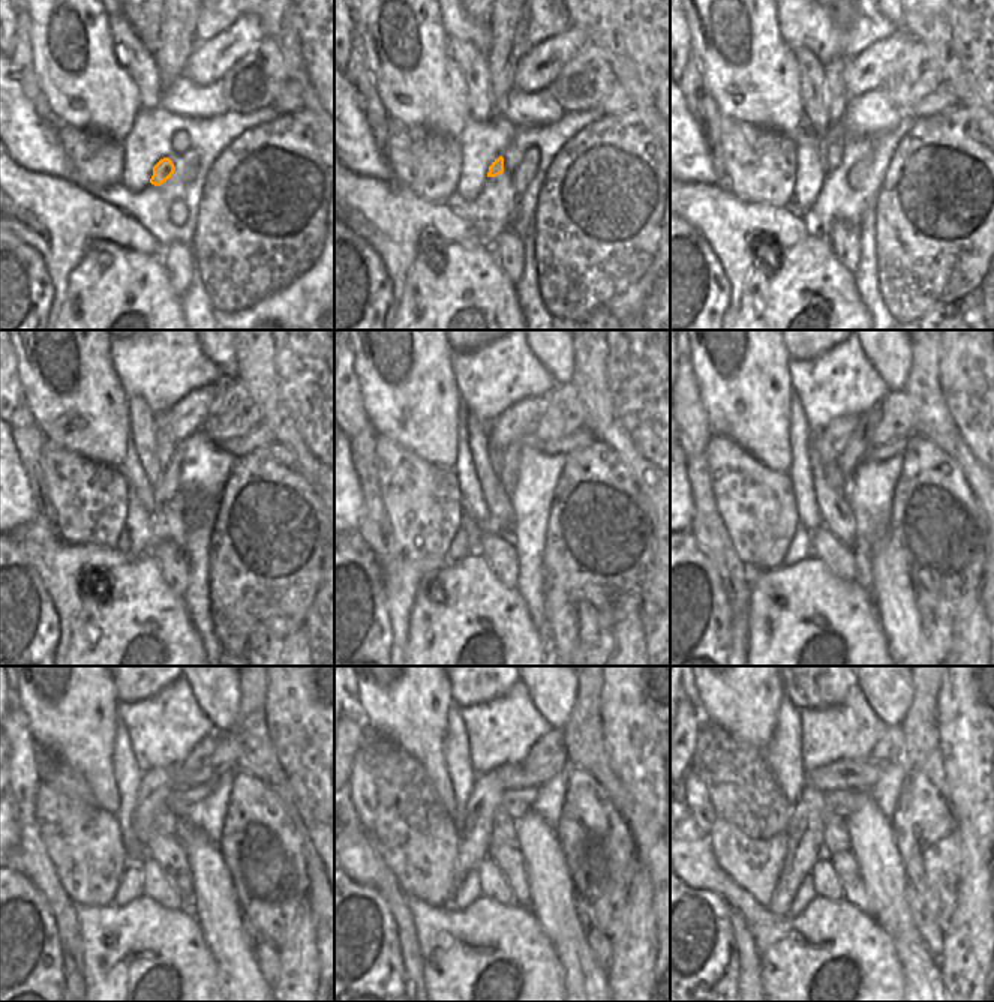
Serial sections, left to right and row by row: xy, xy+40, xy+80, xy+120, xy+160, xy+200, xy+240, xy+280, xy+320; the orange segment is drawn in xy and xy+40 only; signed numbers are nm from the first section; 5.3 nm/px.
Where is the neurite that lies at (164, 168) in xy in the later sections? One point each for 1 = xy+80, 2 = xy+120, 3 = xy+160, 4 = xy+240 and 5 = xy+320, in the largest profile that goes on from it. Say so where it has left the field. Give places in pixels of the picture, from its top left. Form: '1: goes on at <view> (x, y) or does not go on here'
1: goes on at xy+80 (835, 140)
2: goes on at xy+120 (170, 483)
3: goes on at xy+160 (510, 470)
4: goes on at xy+240 (204, 750)
5: goes on at xy+320 (889, 749)

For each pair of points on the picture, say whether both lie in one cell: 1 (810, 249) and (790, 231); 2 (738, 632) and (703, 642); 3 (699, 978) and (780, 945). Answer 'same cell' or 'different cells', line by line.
1: different cells
2: different cells
3: different cells

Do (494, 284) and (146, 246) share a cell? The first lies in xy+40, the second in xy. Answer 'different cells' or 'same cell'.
different cells

